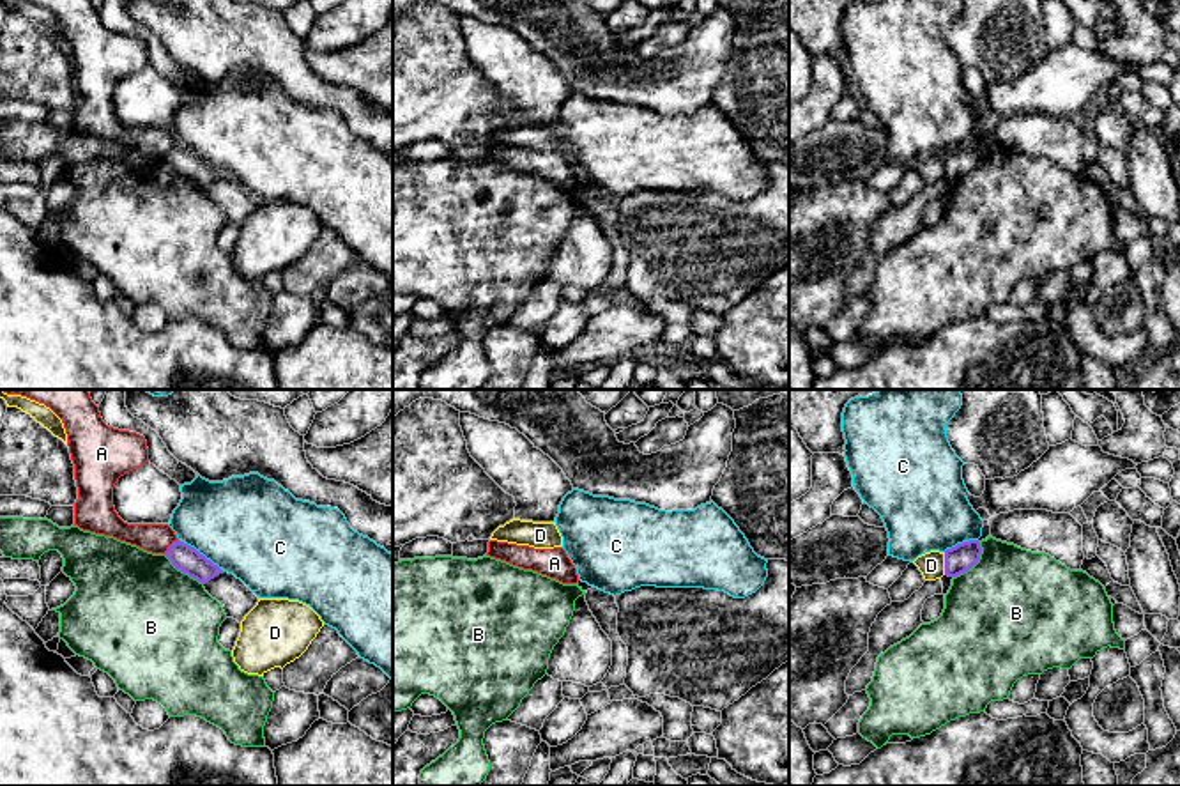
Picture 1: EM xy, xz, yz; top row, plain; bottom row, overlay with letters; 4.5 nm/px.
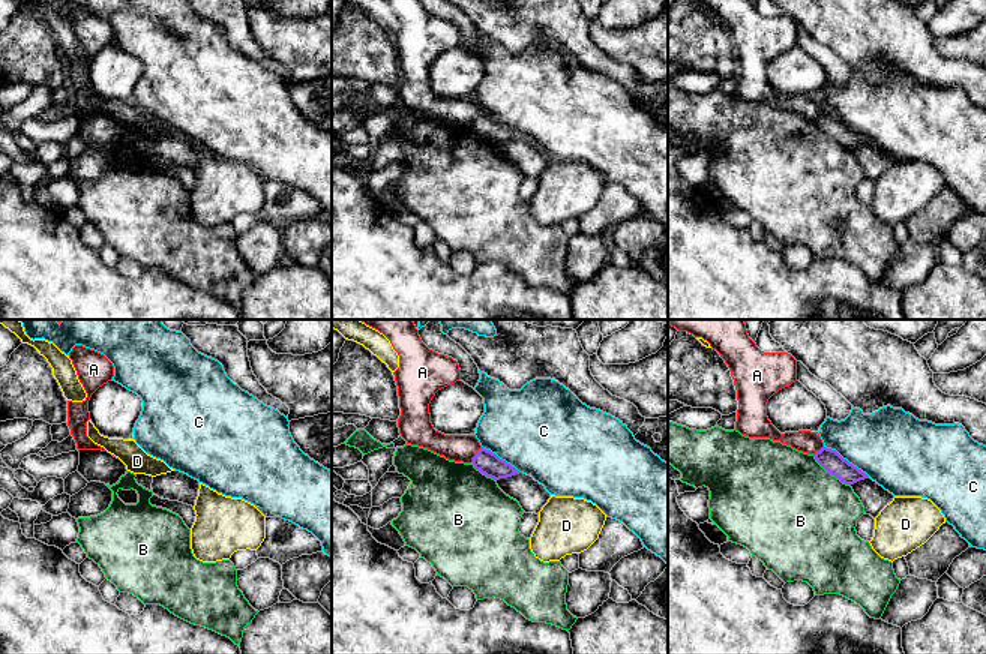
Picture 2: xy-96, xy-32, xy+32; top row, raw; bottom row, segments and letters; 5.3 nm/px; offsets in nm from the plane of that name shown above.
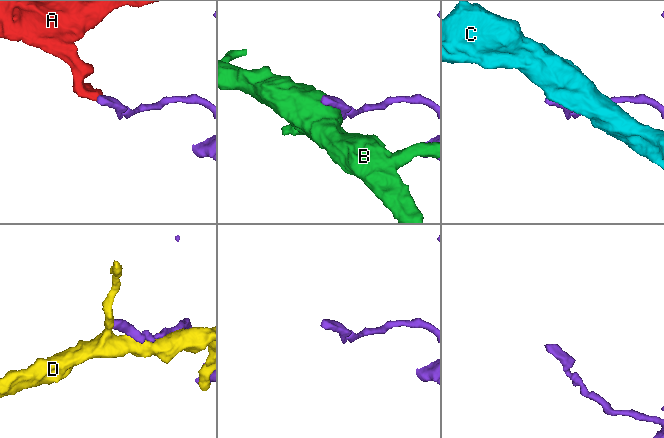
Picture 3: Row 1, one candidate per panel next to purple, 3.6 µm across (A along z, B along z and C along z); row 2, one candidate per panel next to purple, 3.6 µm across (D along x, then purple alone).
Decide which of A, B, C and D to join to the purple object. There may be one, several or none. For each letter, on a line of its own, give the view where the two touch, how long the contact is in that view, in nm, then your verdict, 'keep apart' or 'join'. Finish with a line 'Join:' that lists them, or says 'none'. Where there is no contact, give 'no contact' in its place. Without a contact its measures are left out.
A: contact in xy; length 100 nm; keep apart
B: contact in yz; length 200 nm; keep apart
C: contact in xy; length 260 nm; keep apart
D: contact in yz; length 100 nm; keep apart
Join: none

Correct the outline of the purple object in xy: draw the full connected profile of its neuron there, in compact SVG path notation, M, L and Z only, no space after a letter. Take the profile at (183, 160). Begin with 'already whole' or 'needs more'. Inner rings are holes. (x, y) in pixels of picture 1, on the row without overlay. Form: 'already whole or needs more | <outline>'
already whole | M180 143L173 145L165 156L165 159L172 165L177 173L188 177L202 188L223 177L218 168L200 158L195 150Z

